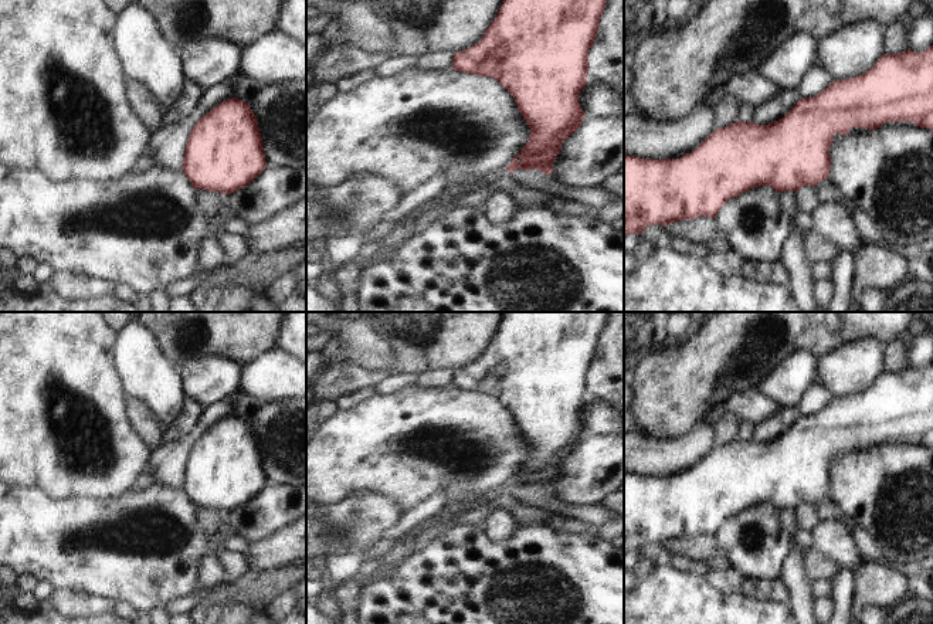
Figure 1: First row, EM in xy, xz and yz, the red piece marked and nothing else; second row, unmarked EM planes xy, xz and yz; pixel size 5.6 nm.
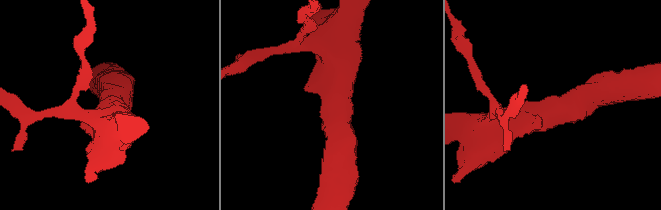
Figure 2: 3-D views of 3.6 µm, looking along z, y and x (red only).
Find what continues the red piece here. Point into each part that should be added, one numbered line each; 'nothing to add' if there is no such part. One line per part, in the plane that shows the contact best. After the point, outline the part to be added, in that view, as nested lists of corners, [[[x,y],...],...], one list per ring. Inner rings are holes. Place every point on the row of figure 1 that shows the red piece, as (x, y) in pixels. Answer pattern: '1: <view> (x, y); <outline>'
nothing to add

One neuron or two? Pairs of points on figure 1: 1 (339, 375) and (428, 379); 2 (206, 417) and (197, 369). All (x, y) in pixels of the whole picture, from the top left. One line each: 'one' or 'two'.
1: two
2: two

